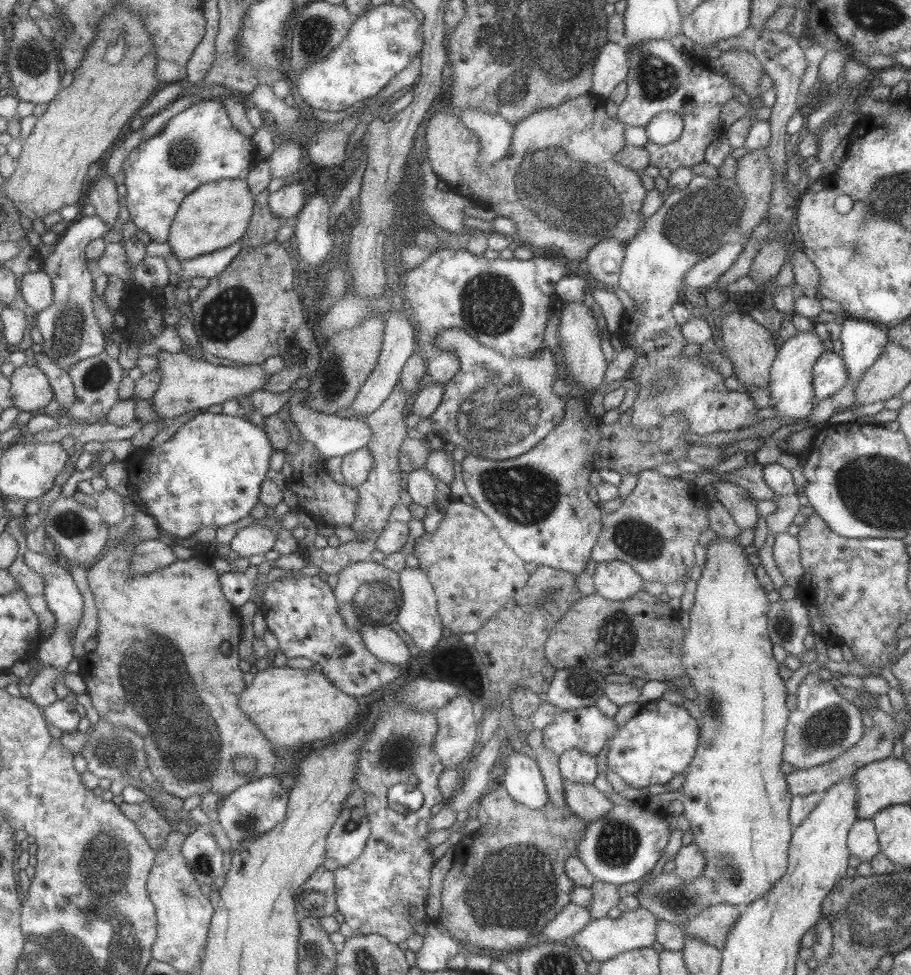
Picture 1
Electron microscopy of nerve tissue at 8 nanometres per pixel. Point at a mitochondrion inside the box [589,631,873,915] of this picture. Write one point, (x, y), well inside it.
(827, 731)

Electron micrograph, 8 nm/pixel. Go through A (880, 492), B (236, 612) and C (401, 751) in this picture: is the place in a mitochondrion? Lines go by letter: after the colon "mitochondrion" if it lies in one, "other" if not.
A: mitochondrion
B: other
C: mitochondrion

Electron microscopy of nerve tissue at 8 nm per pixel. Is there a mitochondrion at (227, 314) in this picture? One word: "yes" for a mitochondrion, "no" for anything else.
yes

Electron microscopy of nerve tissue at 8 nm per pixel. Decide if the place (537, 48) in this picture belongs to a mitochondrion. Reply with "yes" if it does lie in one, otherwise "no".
yes

